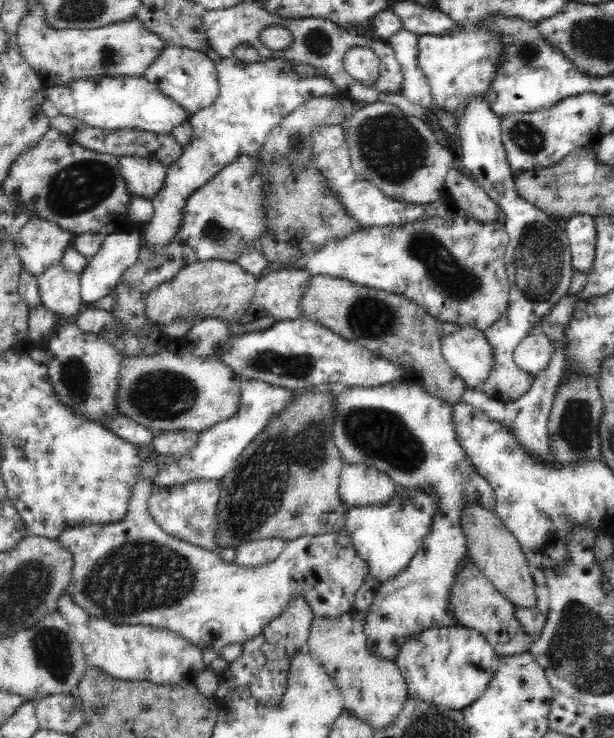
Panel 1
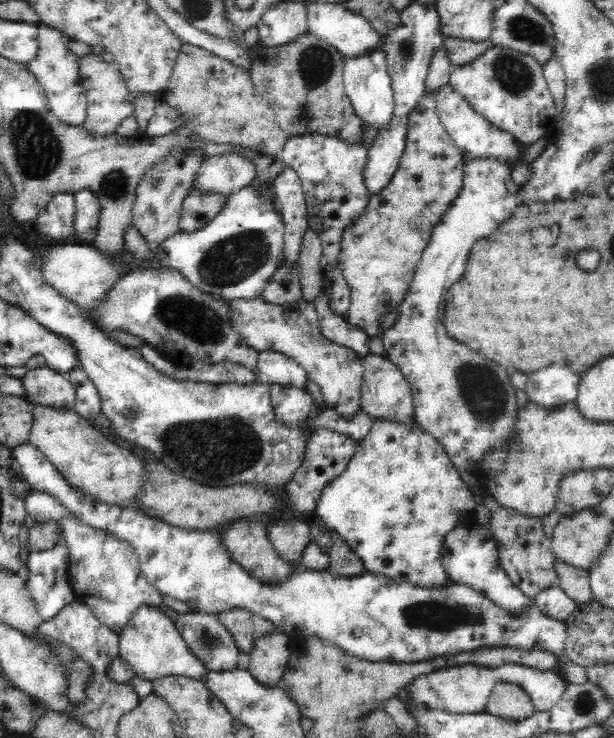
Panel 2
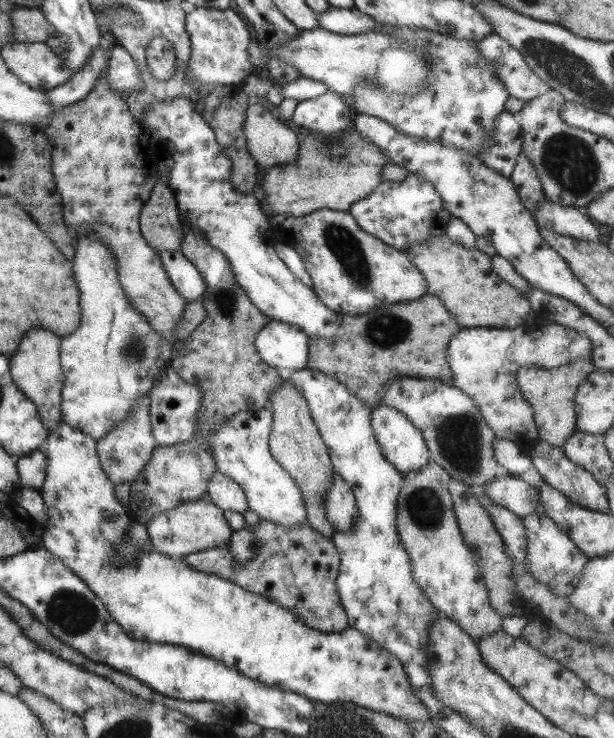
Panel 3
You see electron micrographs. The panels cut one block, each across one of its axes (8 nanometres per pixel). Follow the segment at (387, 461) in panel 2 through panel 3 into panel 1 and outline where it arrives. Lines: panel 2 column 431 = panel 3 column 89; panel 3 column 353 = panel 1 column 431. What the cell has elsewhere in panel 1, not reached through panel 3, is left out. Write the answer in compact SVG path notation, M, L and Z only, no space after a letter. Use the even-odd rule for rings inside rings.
M430 628L403 645L396 664L406 679L410 699L463 712L485 694L498 671L499 656L476 629Z

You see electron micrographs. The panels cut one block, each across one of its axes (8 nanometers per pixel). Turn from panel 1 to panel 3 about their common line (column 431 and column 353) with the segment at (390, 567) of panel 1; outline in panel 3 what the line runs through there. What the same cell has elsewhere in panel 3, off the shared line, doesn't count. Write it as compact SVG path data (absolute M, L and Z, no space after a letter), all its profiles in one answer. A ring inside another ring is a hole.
M333 472L331 483L323 491L325 518L334 532L347 532L357 516L357 505L349 485Z

